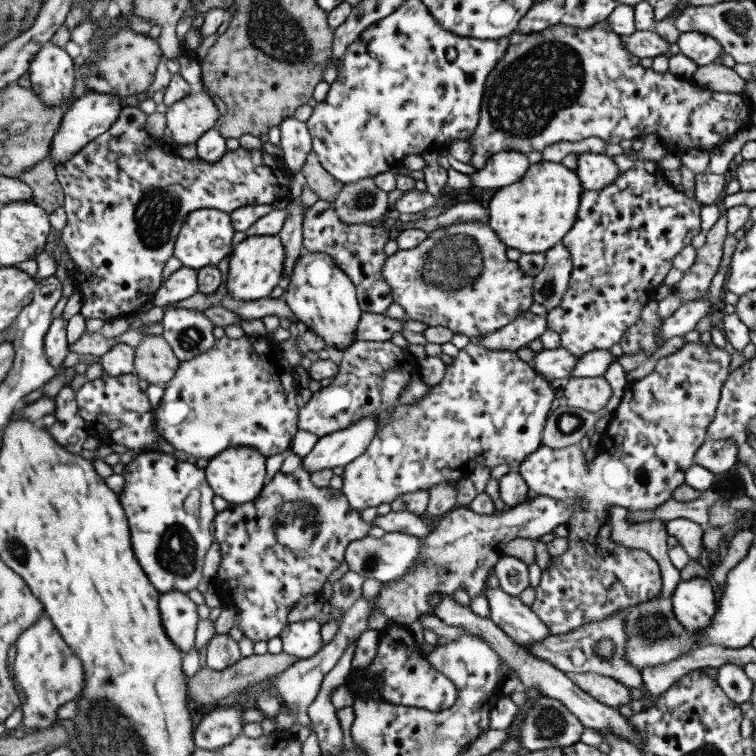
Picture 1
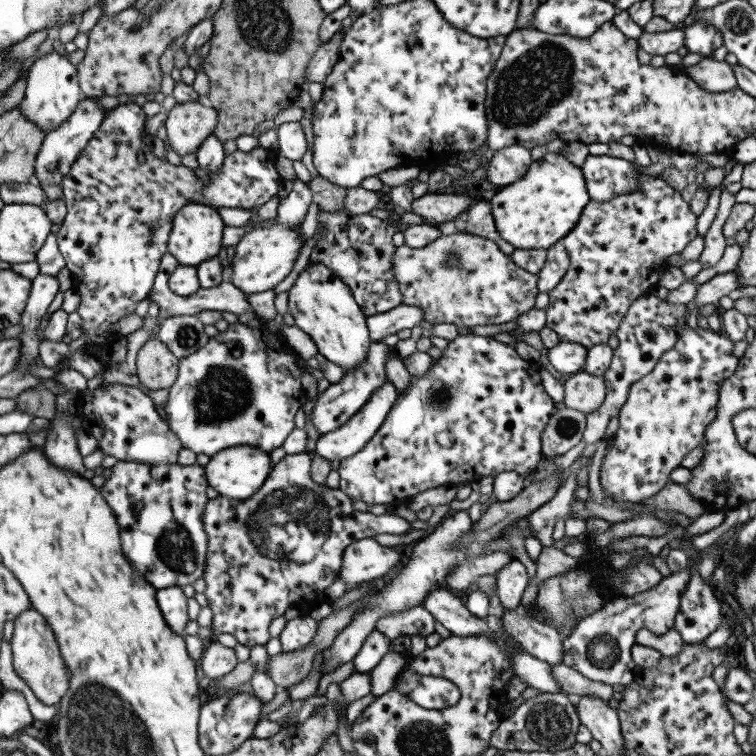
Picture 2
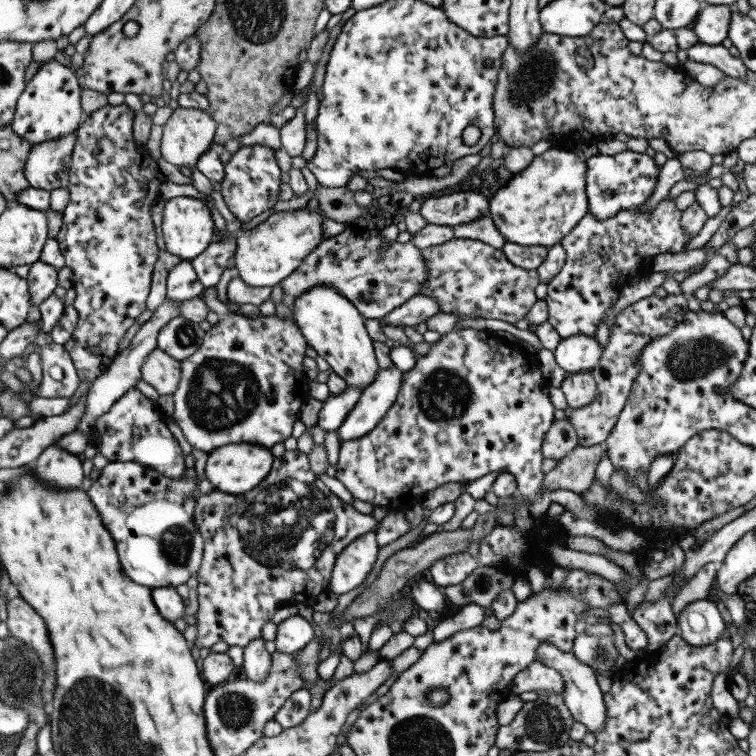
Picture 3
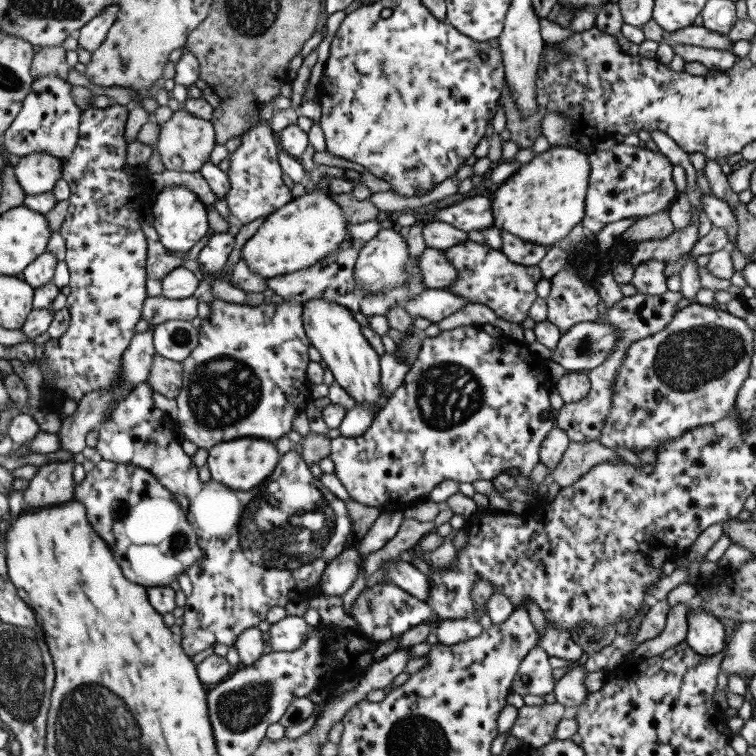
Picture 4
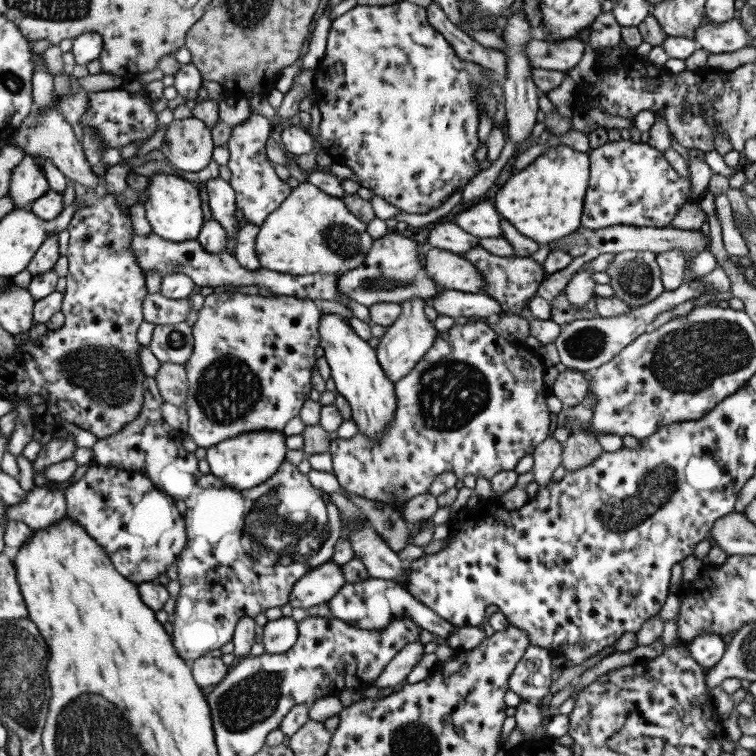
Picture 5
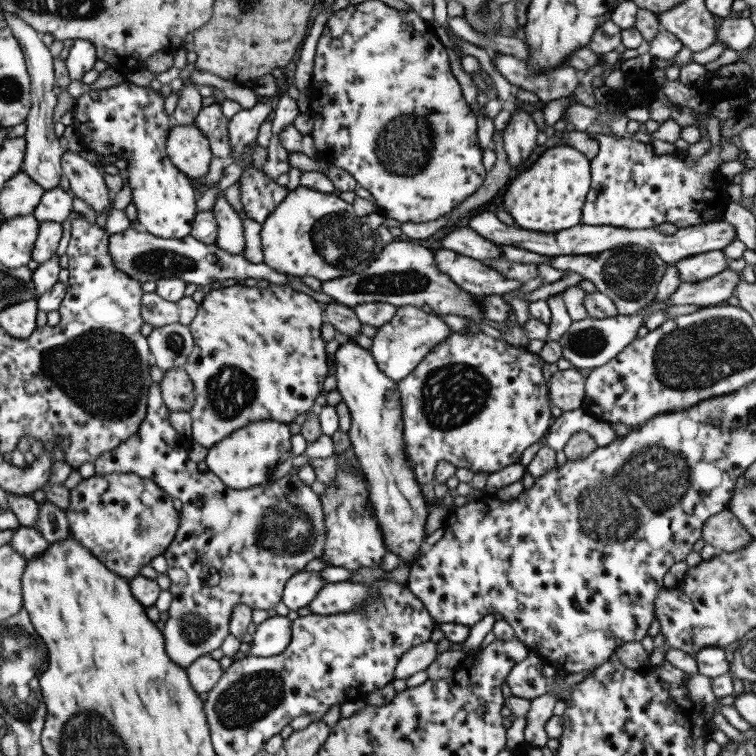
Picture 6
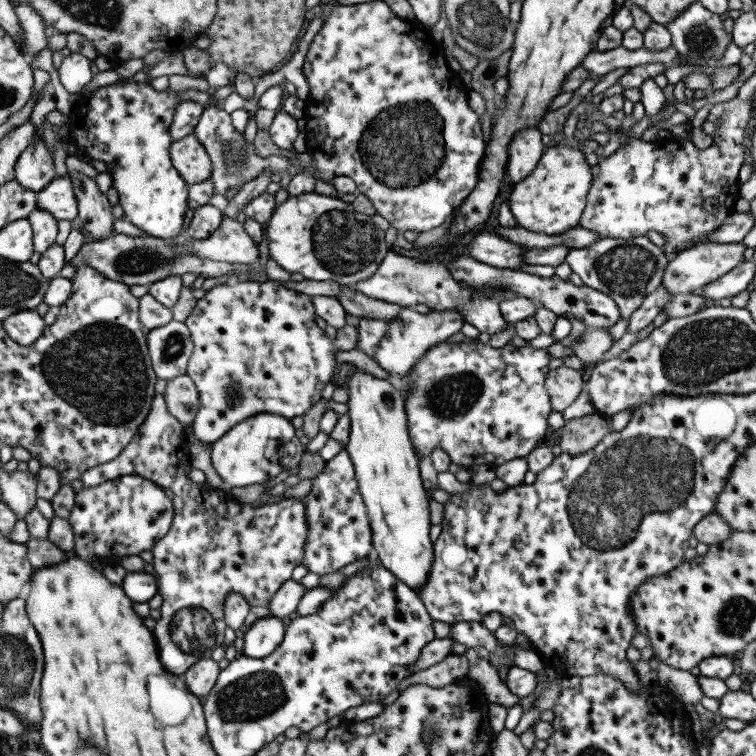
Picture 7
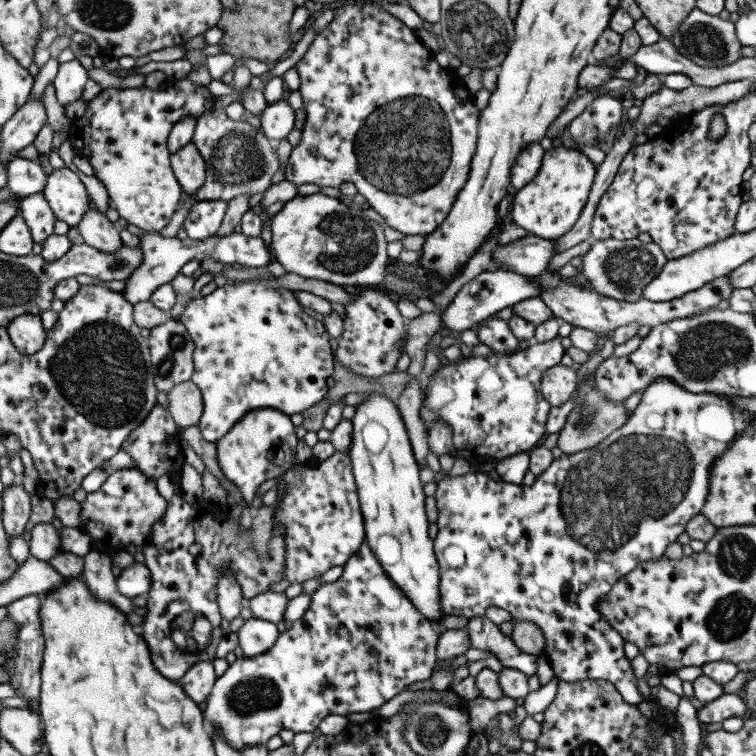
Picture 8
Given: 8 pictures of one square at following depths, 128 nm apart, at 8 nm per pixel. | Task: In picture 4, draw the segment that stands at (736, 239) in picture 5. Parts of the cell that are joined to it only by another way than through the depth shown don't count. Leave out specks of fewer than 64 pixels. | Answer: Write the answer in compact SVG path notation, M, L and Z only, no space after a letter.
M655 130L650 133L651 139L657 144L663 156L668 157L670 163L673 165L681 165L687 175L686 193L694 191L701 192L701 205L703 211L706 212L708 218L711 220L714 228L722 228L728 232L728 237L732 240L736 237L738 232L737 218L732 212L728 201L724 201L714 195L704 195L704 193L697 186L696 169L694 168L689 153L684 152L668 133L661 130Z

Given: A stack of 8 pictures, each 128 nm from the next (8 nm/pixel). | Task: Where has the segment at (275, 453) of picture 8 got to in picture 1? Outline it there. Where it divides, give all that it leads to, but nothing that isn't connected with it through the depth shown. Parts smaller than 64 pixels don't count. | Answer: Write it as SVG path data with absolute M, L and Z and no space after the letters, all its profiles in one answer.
M232 447L209 459L210 462L203 469L210 488L213 488L216 495L222 496L228 503L244 505L245 502L252 502L264 488L266 459L267 457L256 449Z

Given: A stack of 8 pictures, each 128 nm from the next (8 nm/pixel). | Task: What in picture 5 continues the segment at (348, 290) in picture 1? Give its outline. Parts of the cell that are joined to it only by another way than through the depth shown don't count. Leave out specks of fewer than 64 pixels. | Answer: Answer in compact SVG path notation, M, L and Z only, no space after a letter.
M320 314L320 346L325 350L325 357L332 370L331 378L335 390L350 405L351 418L357 424L358 432L368 438L381 438L391 424L397 409L394 384L386 378L380 367L375 348L368 341L360 338L342 316L338 314Z

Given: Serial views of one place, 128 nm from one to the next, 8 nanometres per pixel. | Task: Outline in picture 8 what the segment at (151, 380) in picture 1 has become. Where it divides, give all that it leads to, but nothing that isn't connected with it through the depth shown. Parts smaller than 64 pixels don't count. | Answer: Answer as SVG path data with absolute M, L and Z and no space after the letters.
M192 380L175 384L167 397L169 413L178 426L184 429L199 423L203 413L203 396L197 384Z

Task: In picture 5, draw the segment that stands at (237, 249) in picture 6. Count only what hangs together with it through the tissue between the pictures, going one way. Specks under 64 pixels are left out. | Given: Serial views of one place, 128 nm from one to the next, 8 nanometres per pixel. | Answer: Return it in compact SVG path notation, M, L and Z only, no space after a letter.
M218 176L207 181L207 192L211 214L226 231L228 240L231 240L240 227L239 221L234 217L237 209L234 189L228 181Z

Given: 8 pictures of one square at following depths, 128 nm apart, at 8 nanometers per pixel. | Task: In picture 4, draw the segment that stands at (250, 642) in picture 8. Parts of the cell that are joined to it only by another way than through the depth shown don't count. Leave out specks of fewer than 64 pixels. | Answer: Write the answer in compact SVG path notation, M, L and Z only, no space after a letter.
M287 615L269 628L272 650L276 652L292 652L304 644L310 625L304 617Z

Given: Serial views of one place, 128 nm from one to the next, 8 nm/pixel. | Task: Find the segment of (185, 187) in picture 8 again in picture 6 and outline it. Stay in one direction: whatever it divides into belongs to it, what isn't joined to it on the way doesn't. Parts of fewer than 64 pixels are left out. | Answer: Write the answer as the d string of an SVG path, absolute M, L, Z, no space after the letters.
M173 124L166 152L172 164L189 178L203 178L213 156L208 138L195 124Z

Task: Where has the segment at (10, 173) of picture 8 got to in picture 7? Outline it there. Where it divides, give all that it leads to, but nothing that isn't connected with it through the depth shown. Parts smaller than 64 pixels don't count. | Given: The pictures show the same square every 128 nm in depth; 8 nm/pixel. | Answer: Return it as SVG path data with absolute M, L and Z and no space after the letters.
M35 132L35 138L28 148L18 157L15 164L15 179L26 189L39 193L56 176L54 169L53 152L48 151L44 145L43 138L38 137Z

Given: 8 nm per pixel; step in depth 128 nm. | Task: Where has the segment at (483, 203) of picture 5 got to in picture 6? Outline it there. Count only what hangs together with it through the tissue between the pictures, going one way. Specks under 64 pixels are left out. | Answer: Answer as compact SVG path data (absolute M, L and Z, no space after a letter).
M482 209L472 213L468 227L472 231L476 231L476 234L482 238L486 238L498 246L508 245L531 250L531 252L548 258L567 255L594 255L618 248L618 246L638 244L638 246L644 246L644 248L650 248L652 252L656 252L665 264L674 264L682 258L688 258L688 256L696 256L696 254L704 254L704 252L712 252L712 250L723 250L733 241L736 241L734 226L723 219L713 223L680 228L672 236L661 234L656 227L630 230L614 226L589 226L582 222L580 225L568 228L568 230L560 230L554 234L542 234L541 232L506 226L498 219L496 211L483 211Z

